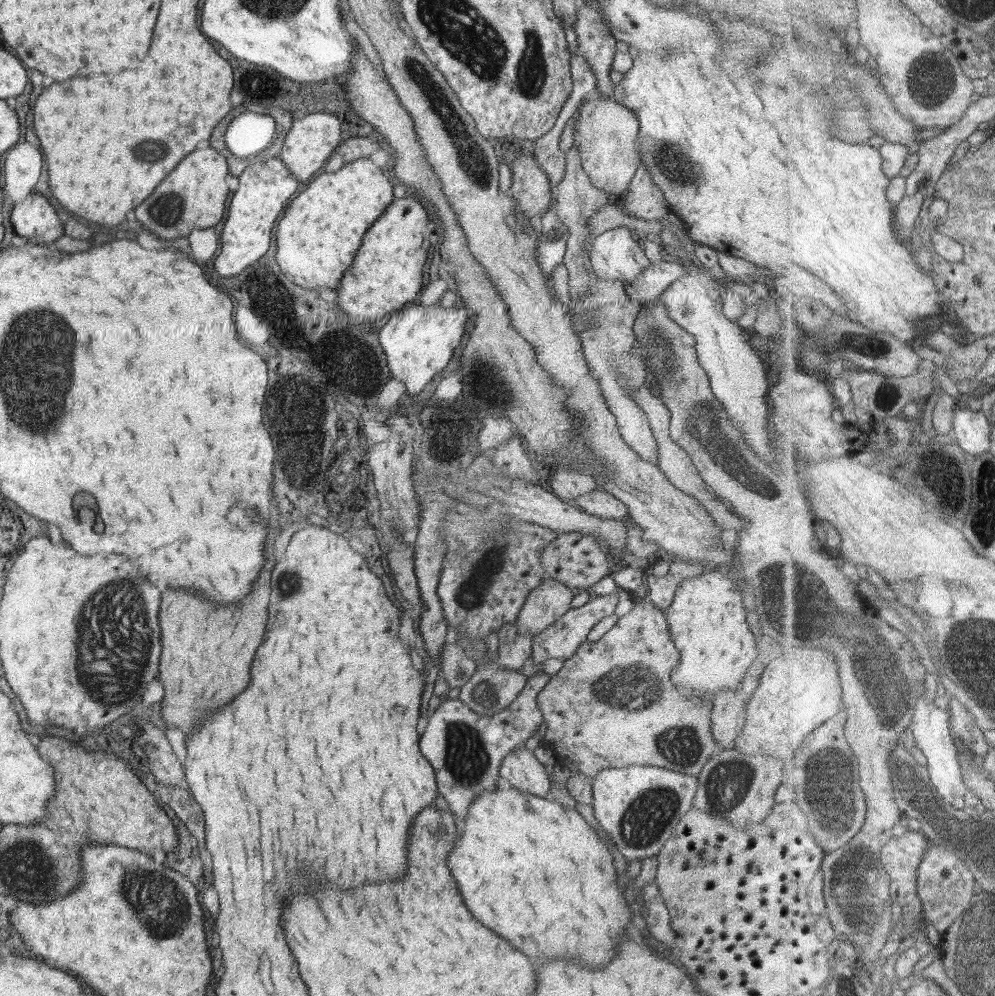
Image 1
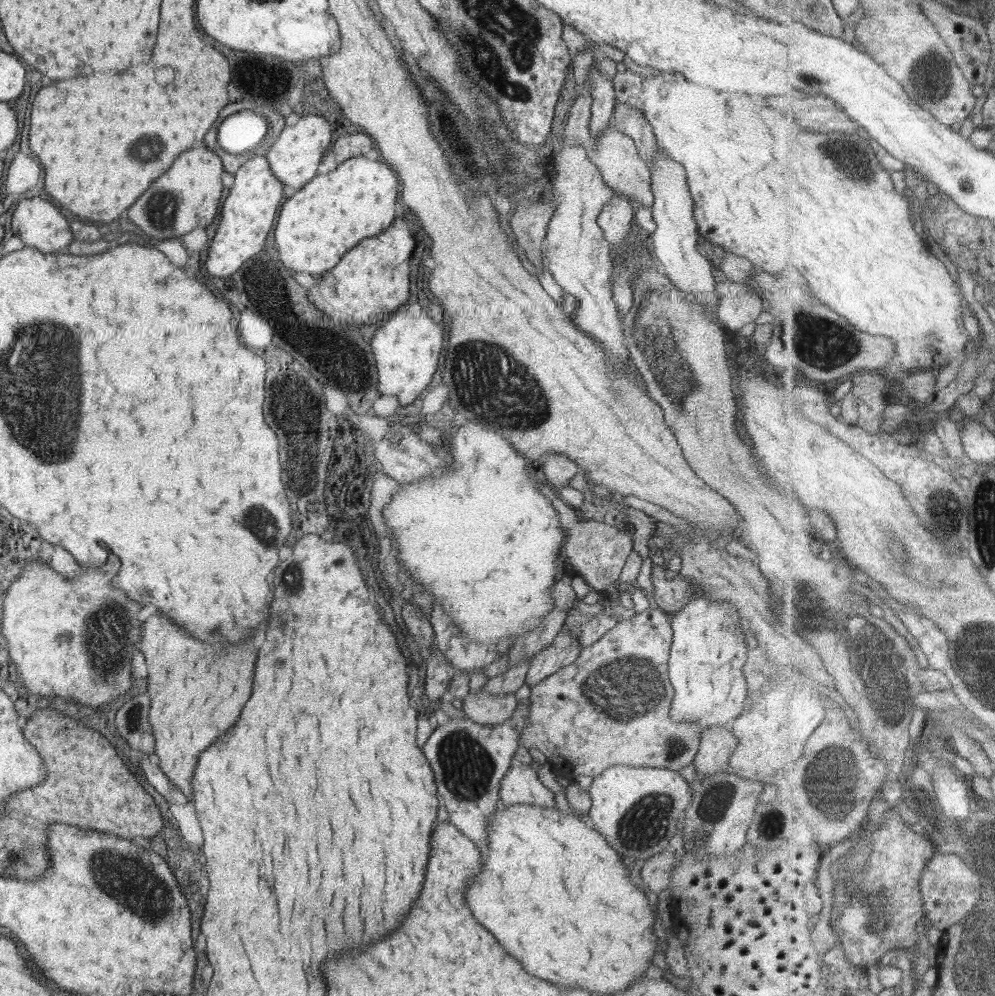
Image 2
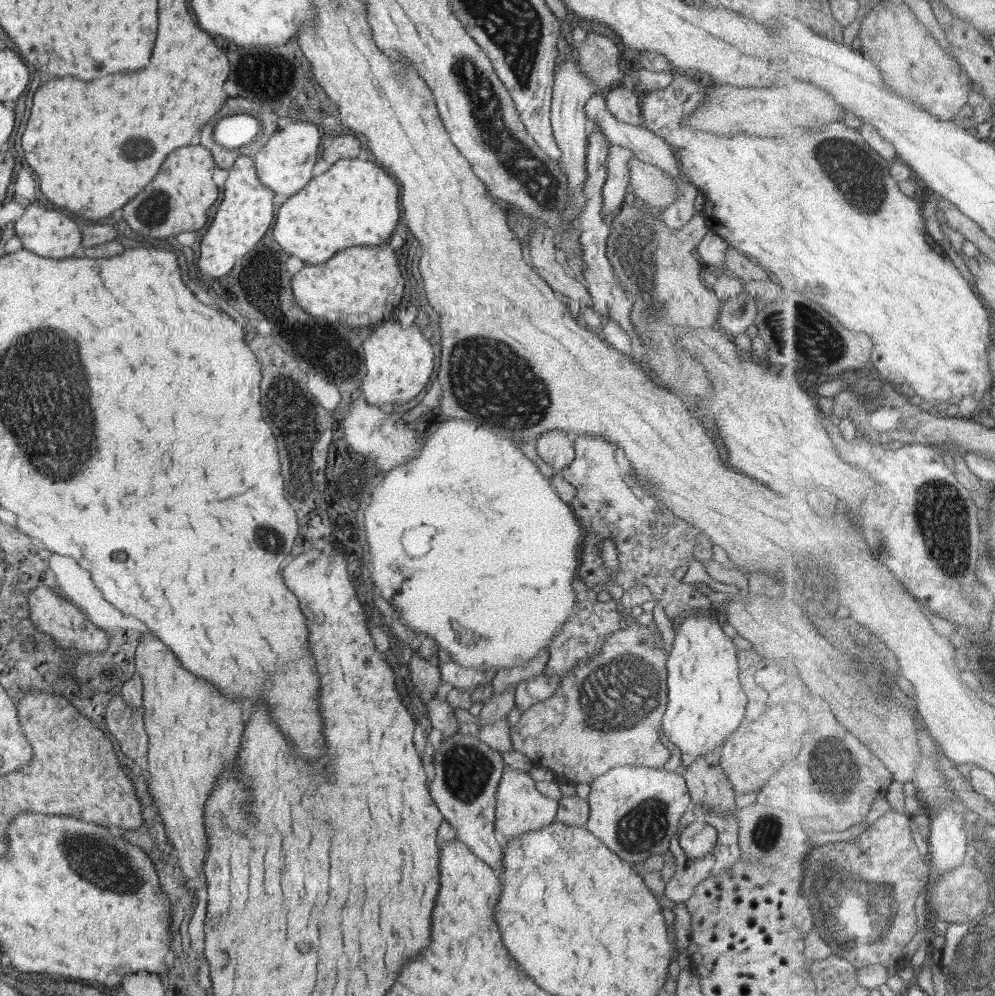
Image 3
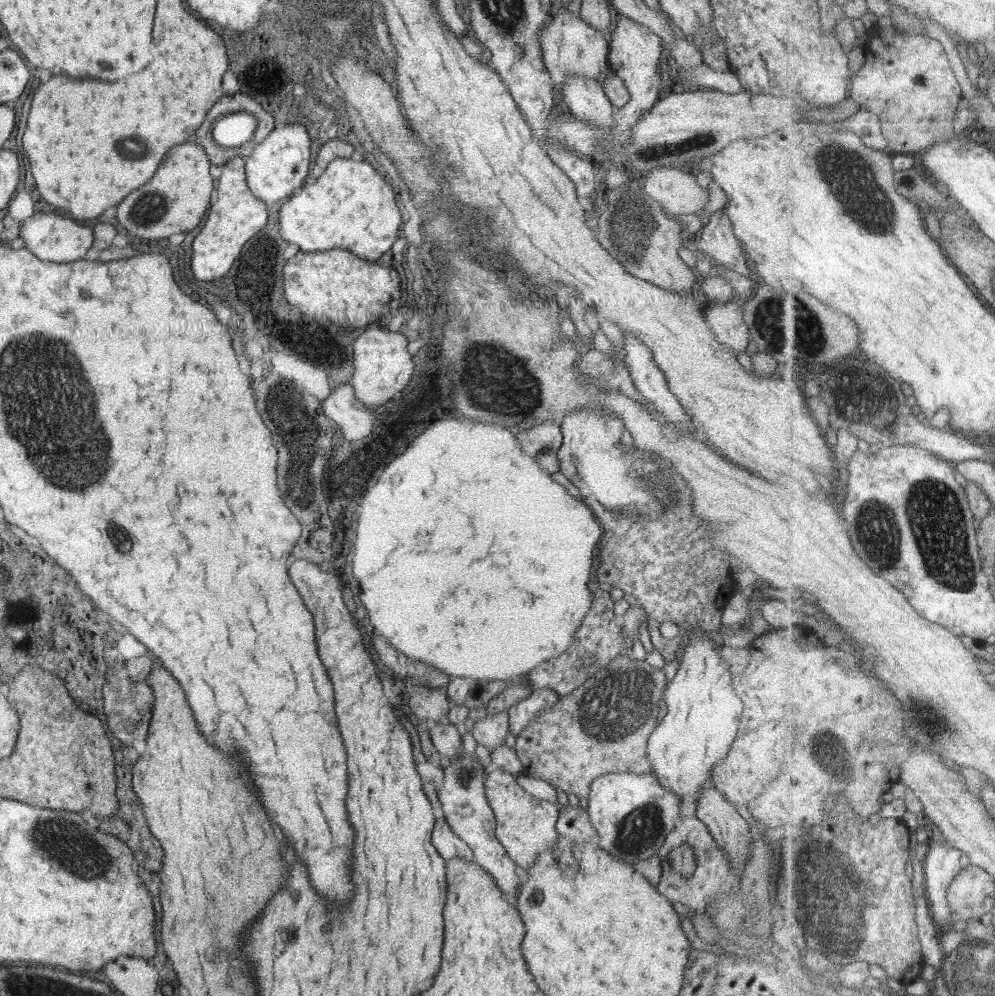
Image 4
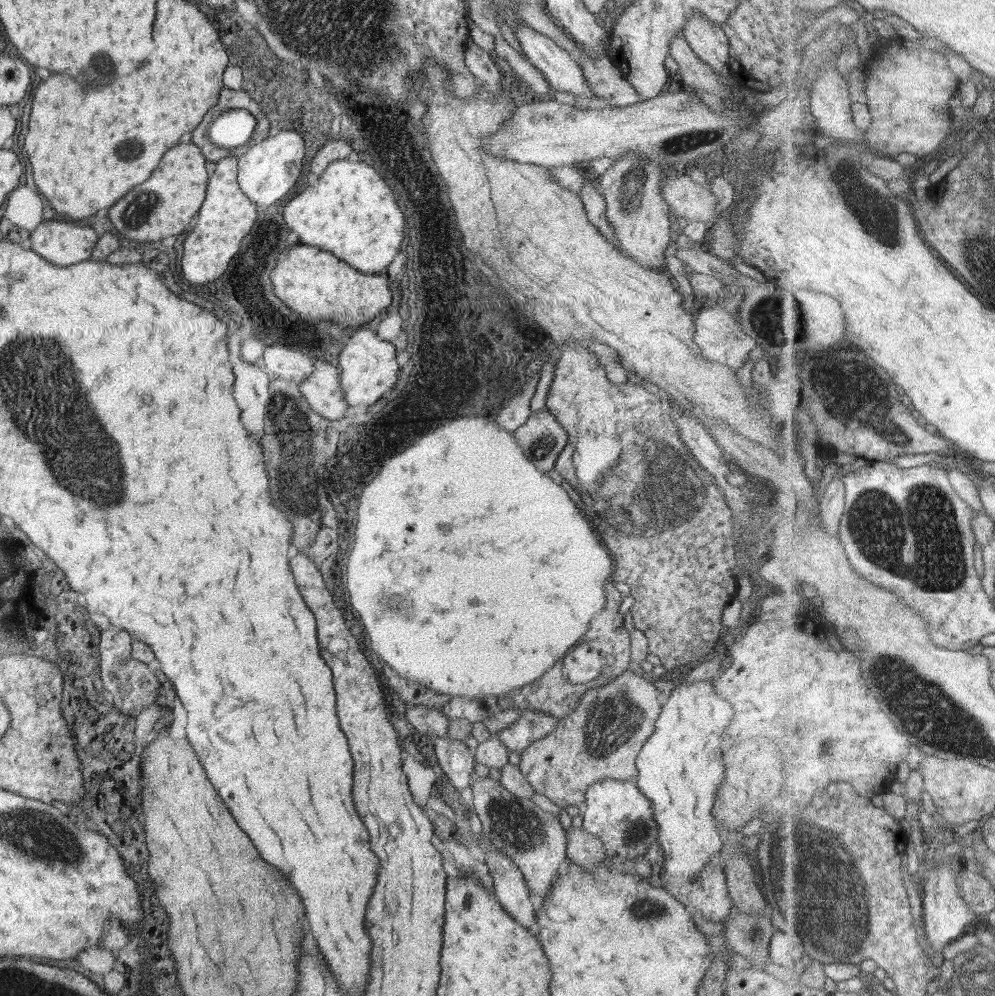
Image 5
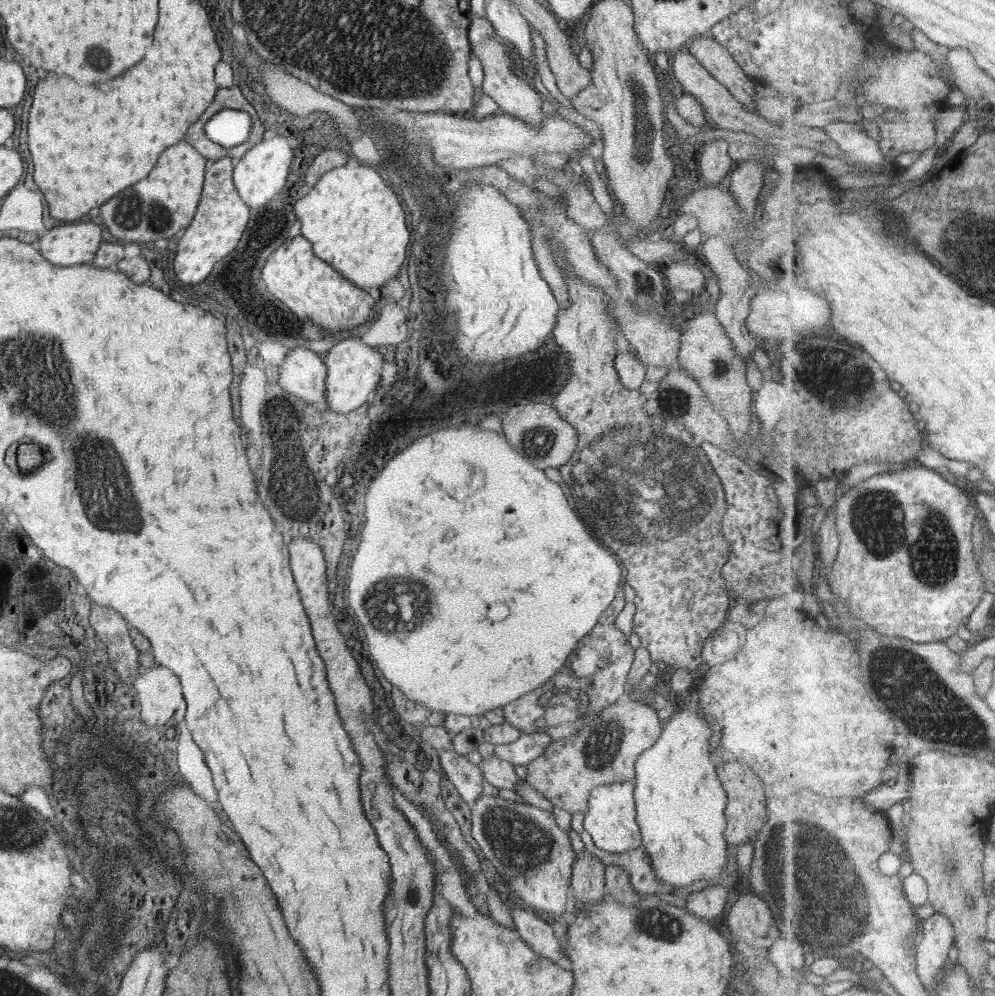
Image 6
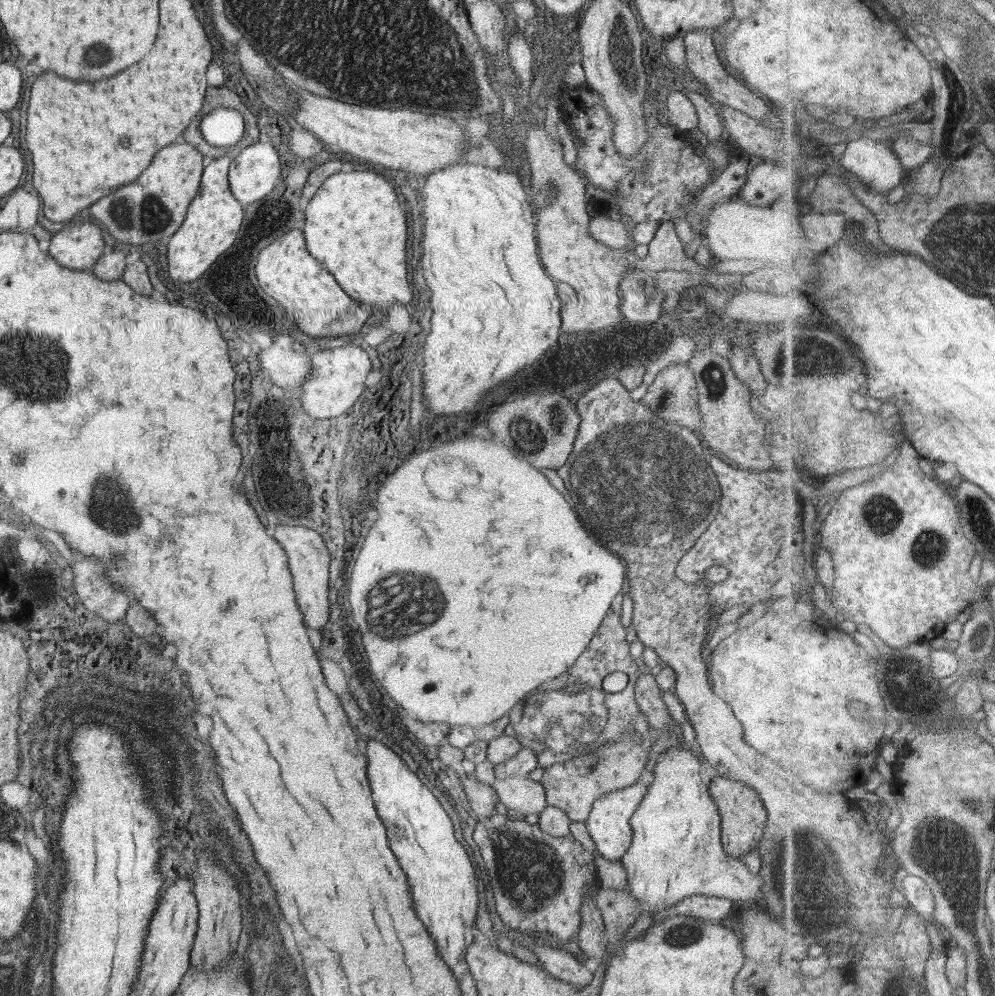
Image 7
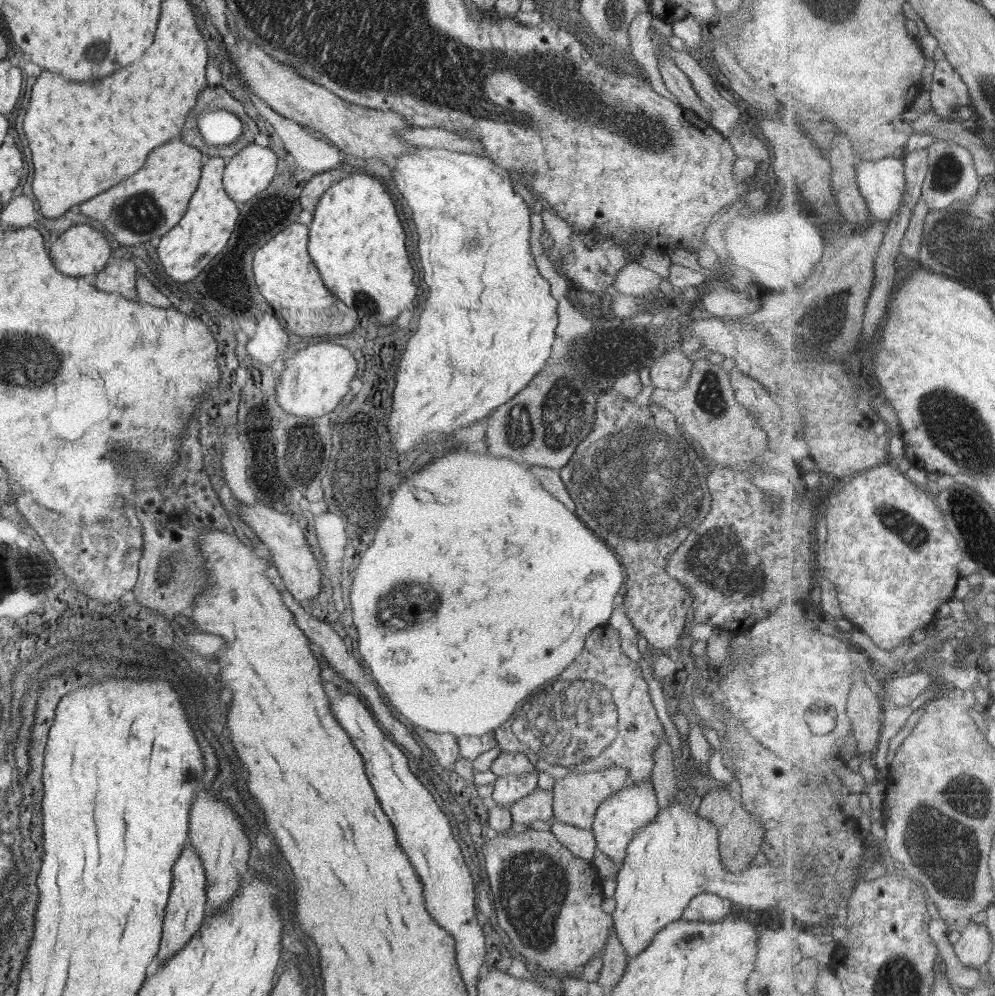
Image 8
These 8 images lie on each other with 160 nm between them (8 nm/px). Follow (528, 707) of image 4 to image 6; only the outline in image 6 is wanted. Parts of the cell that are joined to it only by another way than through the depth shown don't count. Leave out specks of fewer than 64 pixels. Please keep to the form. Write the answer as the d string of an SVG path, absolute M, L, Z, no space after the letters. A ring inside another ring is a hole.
M520 733L513 742L495 745L494 755L501 760L511 763L512 765L526 766L531 759L542 754L544 748L550 743L550 741L551 737L546 733Z

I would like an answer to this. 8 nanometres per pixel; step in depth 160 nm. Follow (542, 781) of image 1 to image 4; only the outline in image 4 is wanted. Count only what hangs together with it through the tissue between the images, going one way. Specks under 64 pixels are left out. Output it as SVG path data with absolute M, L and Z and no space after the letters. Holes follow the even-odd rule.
M501 770L492 771L486 776L484 791L494 814L495 837L518 871L526 871L533 865L537 853L557 846L559 836L554 829L558 817L557 805L530 795L517 784L515 778Z

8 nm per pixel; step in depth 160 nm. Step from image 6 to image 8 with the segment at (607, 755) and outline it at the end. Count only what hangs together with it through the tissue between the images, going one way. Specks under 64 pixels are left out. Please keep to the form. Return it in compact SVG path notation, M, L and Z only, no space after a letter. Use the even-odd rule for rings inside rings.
M617 765L607 766L586 773L567 773L556 778L552 785L552 814L559 822L570 824L580 829L589 829L597 805L609 795L627 784L628 770Z

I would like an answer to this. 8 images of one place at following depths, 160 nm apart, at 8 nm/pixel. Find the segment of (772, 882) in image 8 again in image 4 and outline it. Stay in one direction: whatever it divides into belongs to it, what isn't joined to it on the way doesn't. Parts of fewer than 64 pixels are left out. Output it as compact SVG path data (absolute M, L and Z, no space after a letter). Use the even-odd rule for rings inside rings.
M697 631L688 638L678 654L679 666L675 675L663 686L662 700L665 702L665 716L653 729L646 742L646 759L649 762L649 771L656 779L670 791L680 796L680 810L682 815L692 813L701 785L709 779L712 768L725 756L729 744L733 742L739 714L741 714L741 702L735 696L732 684L732 674L727 671L729 664L721 659L715 648L720 645L720 635Z

